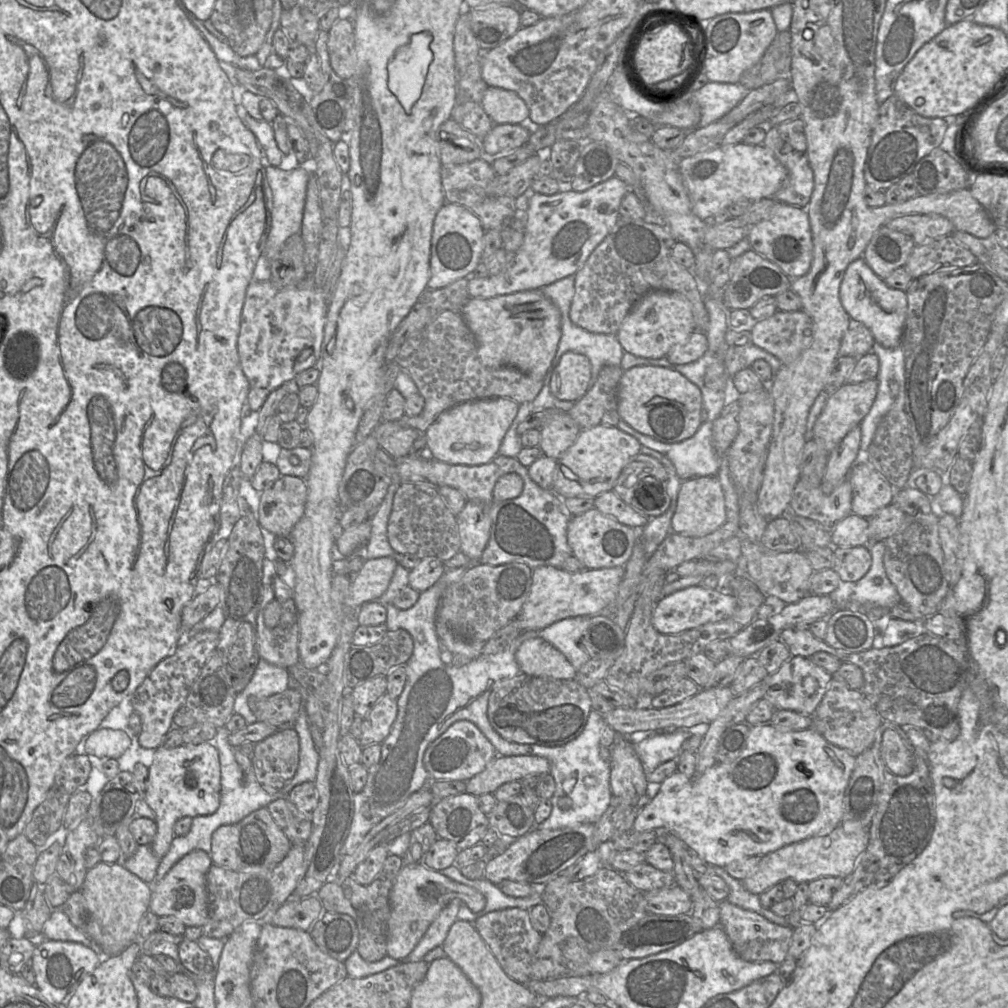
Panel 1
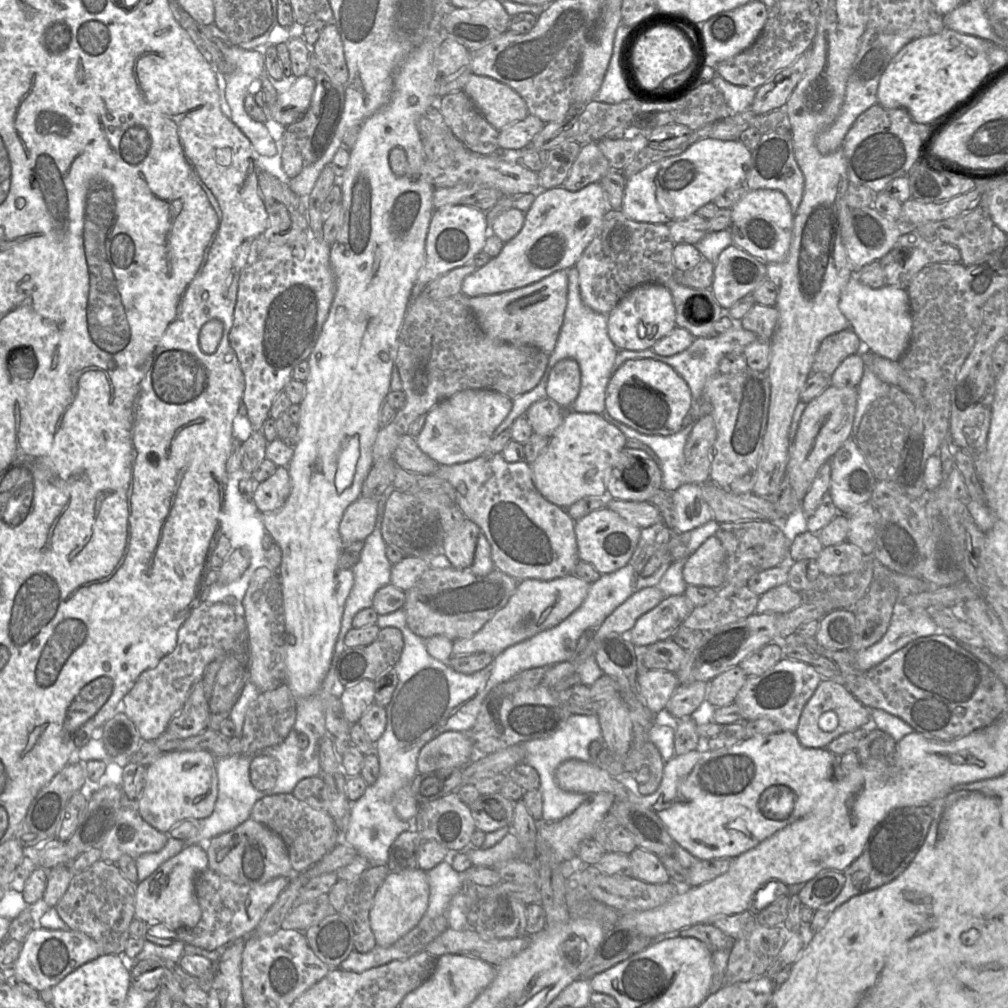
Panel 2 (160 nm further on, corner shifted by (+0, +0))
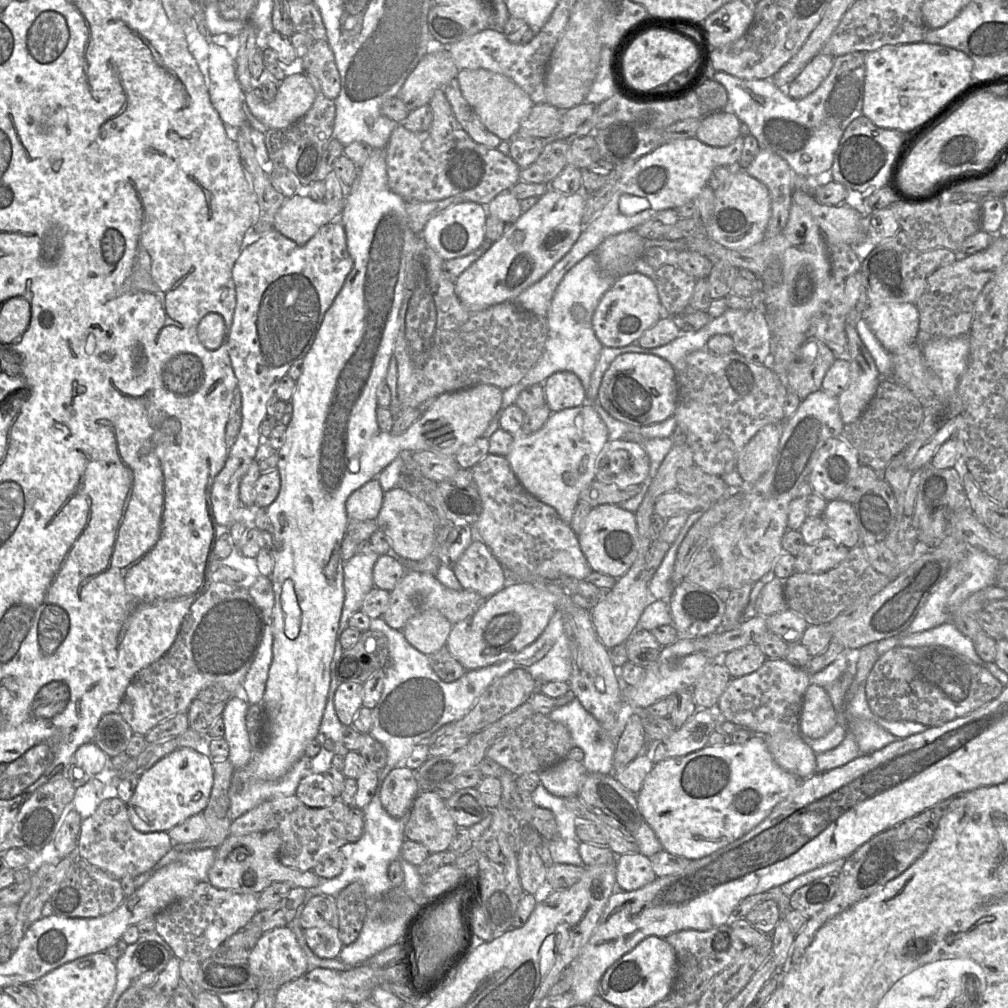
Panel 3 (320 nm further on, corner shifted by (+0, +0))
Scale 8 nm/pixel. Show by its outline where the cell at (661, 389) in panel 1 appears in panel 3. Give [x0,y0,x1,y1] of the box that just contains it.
[597,354,677,427]

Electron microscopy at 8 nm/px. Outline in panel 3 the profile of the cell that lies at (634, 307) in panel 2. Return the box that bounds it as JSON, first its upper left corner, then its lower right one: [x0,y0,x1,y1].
[592,271,670,348]

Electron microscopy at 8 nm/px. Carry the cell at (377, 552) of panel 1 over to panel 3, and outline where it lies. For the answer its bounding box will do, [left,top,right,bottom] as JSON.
[337,551,378,642]

